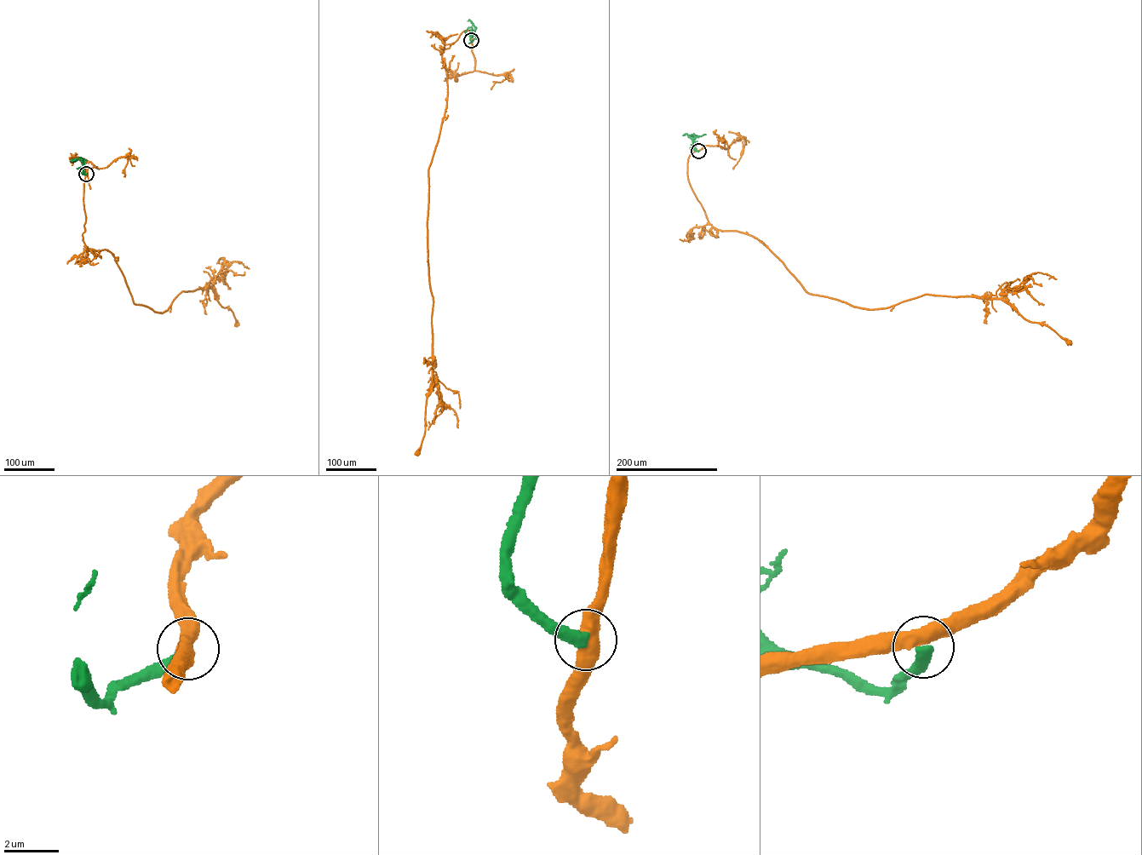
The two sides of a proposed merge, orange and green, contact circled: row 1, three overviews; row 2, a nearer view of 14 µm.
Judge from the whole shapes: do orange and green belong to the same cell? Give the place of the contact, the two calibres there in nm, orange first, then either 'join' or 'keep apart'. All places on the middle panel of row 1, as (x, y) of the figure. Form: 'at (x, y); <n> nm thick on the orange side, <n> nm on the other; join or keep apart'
at (471, 40); 480 nm thick on the orange side, 400 nm on the other; keep apart

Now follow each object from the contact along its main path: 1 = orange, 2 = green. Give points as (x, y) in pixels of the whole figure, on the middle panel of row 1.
1: (471, 40), (471, 31), (463, 31), (442, 54), (446, 106), (428, 174), (432, 380), (418, 453)
2: (471, 40), (471, 35), (475, 35), (471, 27), (466, 31), (467, 33)

